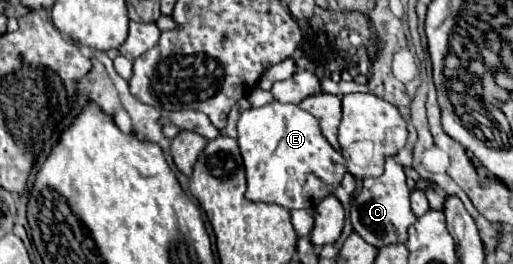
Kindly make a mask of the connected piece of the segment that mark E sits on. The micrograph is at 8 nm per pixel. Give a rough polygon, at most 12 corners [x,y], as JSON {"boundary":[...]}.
{"boundary":[[299,105],[241,113],[249,201],[311,209],[343,155]]}

